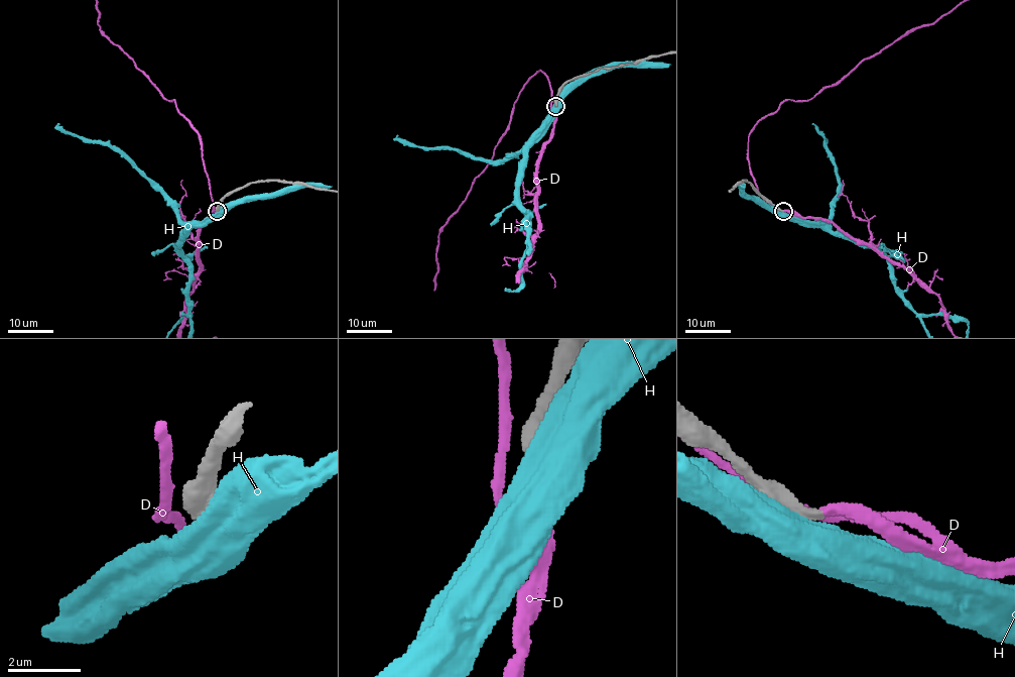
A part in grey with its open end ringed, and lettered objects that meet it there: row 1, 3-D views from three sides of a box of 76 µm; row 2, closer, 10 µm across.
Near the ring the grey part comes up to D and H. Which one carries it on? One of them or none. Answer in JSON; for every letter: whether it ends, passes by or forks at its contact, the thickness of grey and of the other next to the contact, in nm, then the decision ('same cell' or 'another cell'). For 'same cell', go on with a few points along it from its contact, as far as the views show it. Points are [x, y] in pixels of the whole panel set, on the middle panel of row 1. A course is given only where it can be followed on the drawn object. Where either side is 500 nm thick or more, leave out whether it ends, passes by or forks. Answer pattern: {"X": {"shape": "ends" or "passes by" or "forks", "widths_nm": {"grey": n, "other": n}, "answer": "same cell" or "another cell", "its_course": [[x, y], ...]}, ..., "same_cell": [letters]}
{"D": {"shape": "ends", "widths_nm": {"grey": 380, "other": 340}, "answer": "same cell"}, "H": {"widths_nm": {"grey": 650, "other": 850}, "answer": "another cell"}, "same_cell": ["D"]}

